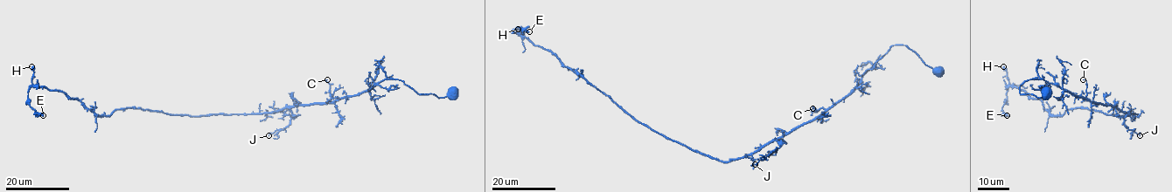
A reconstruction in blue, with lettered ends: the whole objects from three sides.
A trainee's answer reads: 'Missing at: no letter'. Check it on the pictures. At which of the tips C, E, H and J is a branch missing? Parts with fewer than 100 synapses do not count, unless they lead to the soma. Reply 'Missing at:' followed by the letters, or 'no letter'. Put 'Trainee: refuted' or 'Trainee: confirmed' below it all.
Missing at: no letter
Trainee: confirmed

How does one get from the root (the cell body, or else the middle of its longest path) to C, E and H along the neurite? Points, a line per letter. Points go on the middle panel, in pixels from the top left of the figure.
C: (939, 72), (938, 74), (904, 45), (893, 45), (849, 93), (826, 109), (812, 112), (812, 108)
E: (939, 72), (893, 45), (817, 117), (746, 155), (719, 161), (638, 122), (513, 30), (529, 31)
H: (939, 72), (904, 45), (893, 45), (849, 93), (817, 117), (746, 155), (719, 161), (638, 122), (518, 29)

